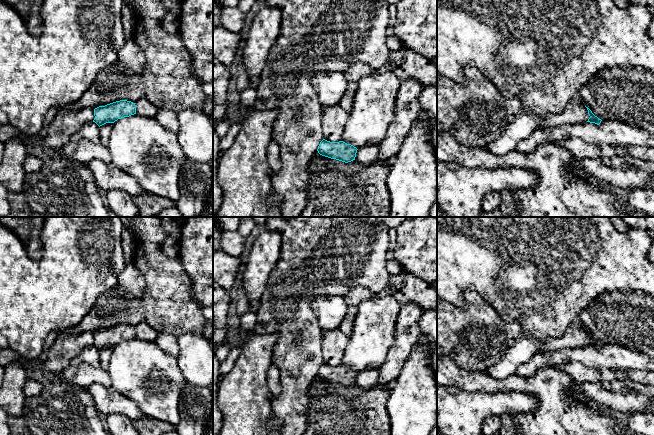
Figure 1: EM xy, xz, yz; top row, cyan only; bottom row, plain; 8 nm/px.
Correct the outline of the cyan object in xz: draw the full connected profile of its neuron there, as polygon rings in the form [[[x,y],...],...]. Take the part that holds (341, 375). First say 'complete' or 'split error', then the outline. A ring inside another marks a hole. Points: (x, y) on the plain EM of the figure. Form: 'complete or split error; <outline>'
split error; [[[267,217],[266,228],[281,234],[281,251],[266,282],[253,331],[259,335],[278,334],[272,362],[280,371],[281,385],[304,387],[316,376],[345,387],[355,384],[356,371],[343,365],[324,363],[321,351],[323,334],[311,303],[319,296],[344,296],[355,287],[369,289],[373,294],[382,290],[391,277],[386,260],[389,231],[379,224],[379,217]]]

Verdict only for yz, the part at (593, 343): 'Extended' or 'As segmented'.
Extended

